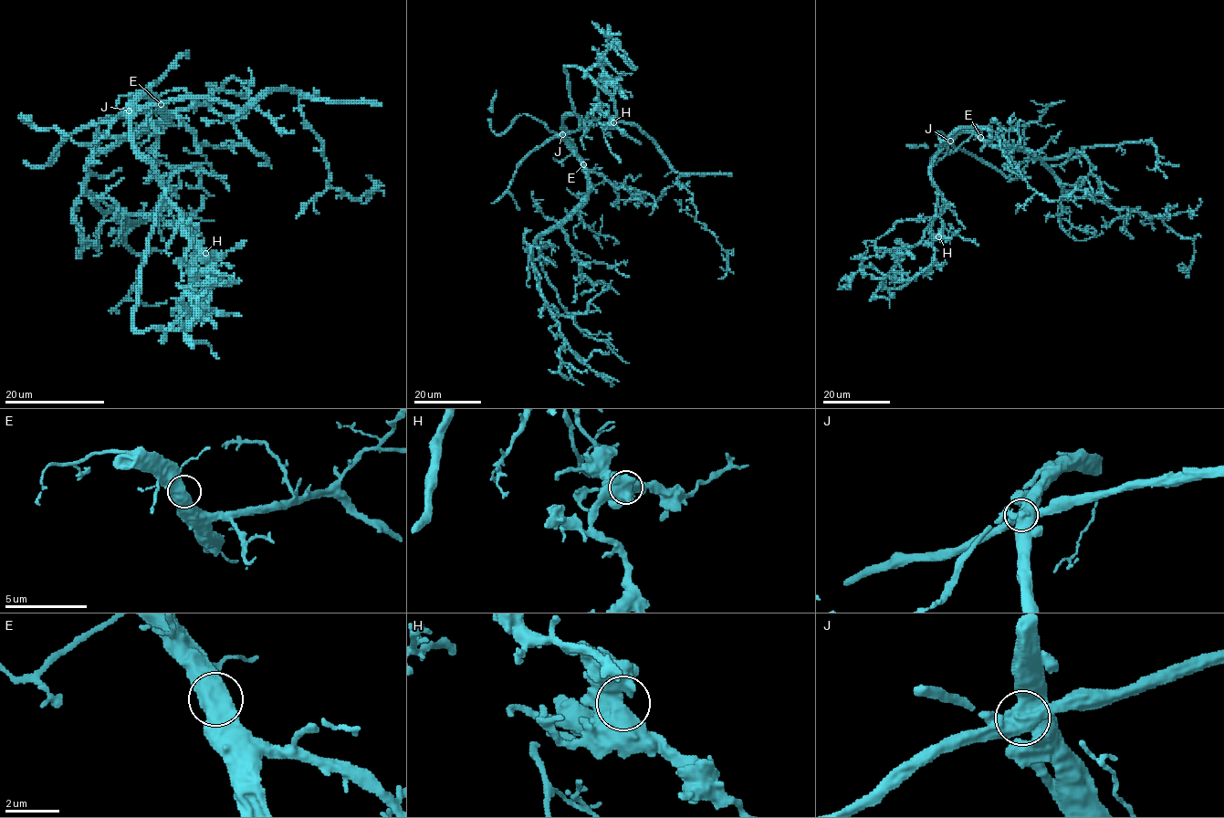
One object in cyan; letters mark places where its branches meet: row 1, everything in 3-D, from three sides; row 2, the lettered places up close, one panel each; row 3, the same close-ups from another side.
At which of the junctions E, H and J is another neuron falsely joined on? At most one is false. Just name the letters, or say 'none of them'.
J

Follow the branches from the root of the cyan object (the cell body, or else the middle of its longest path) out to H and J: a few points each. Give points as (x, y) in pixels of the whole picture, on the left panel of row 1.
H: (160, 108), (151, 98), (138, 99), (131, 111), (131, 141), (136, 152), (151, 166), (187, 230), (205, 253)
J: (160, 108), (151, 98), (141, 96), (130, 110)

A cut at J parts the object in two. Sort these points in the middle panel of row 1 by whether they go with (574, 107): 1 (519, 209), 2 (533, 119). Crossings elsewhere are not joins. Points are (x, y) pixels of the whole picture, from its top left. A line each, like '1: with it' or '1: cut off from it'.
1: cut off from it
2: with it

